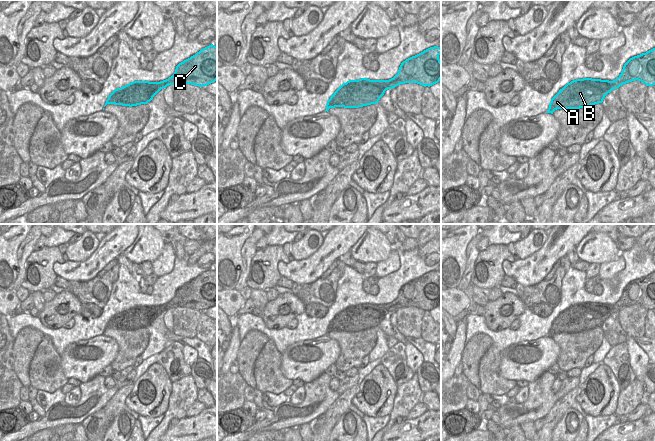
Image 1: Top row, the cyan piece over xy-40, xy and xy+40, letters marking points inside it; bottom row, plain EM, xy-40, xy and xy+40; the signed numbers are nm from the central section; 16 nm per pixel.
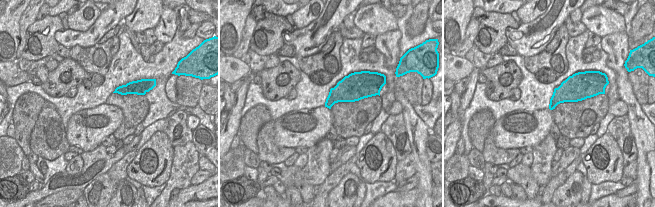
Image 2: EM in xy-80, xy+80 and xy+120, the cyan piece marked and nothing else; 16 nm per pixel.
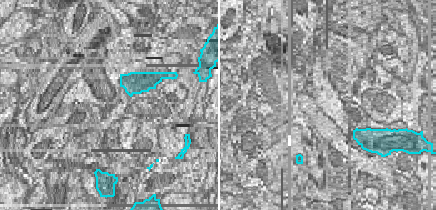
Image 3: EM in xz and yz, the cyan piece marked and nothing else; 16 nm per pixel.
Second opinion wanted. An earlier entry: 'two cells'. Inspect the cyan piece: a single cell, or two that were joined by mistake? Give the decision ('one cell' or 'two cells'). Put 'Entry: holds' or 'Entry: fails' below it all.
one cell
Entry: fails

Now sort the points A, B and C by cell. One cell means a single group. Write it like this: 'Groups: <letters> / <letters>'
Groups: A B C.

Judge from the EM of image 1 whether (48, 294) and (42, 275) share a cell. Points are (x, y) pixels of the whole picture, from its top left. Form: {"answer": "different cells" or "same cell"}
{"answer": "different cells"}

